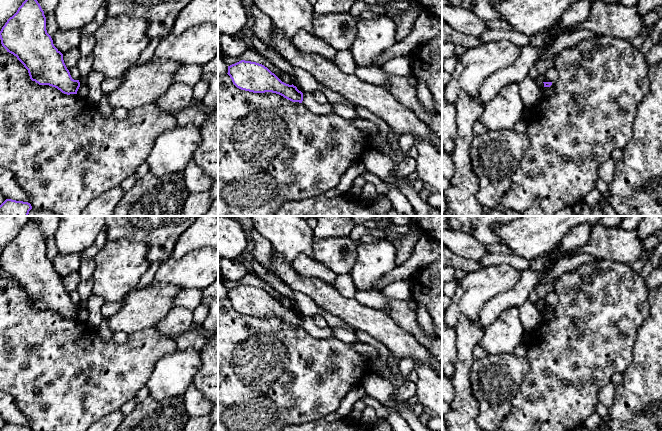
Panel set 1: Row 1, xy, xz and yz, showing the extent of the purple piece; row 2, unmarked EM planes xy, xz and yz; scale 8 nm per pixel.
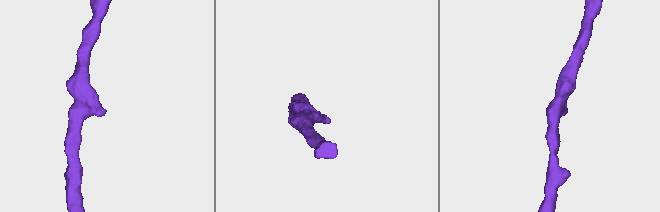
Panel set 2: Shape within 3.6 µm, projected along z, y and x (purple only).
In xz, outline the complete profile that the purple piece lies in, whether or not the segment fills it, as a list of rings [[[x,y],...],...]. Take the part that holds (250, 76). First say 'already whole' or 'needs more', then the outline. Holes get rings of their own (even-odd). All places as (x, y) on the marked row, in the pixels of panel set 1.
already whole; [[[241,60],[228,66],[233,84],[253,93],[272,92],[292,101],[302,103],[303,93],[296,86],[282,82],[274,73],[262,64]]]

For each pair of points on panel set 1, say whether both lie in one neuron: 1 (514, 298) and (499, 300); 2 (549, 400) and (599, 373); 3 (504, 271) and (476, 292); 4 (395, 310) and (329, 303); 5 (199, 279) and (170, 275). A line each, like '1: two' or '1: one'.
1: one
2: one
3: one
4: two
5: one

